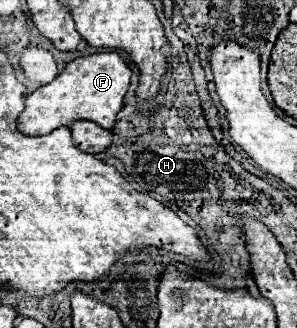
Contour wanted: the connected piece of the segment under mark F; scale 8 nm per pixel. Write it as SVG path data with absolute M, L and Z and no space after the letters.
M114 51L78 57L70 61L52 83L38 87L32 95L28 95L26 107L18 117L18 129L24 135L46 135L52 129L62 125L68 127L78 119L94 121L104 129L112 129L116 115L124 105L130 77L132 71L128 63Z

